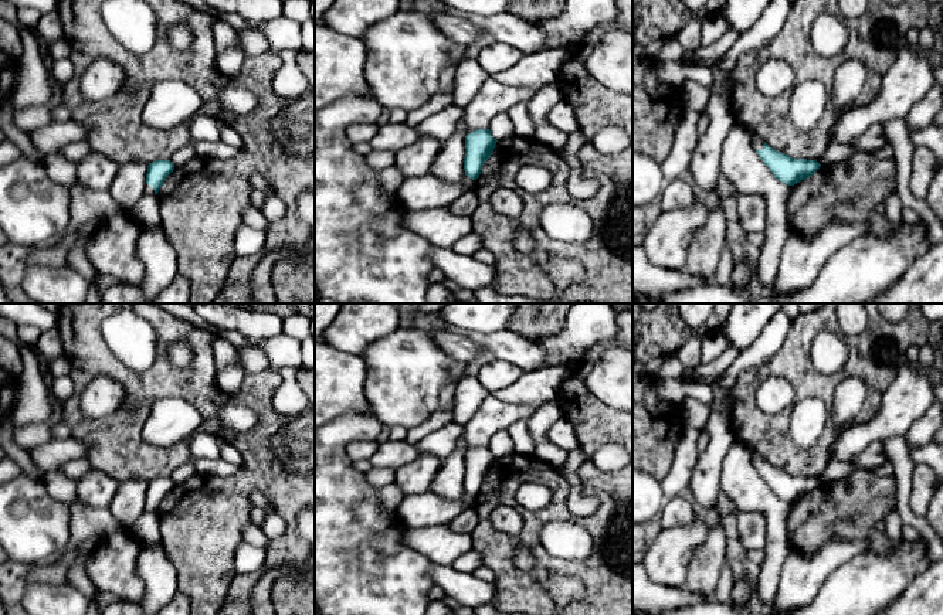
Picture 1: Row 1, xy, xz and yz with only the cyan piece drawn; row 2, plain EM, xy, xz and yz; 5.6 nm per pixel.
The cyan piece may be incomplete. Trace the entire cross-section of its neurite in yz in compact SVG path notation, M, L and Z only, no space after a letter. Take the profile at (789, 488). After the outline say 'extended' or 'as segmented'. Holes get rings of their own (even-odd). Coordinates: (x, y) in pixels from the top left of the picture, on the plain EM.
M752 451L752 463L773 493L788 503L808 496L821 485L817 478L793 476L774 468L754 451Z; extended

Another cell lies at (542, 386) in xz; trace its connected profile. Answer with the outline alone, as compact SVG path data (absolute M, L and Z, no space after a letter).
M552 366L533 373L525 373L515 384L508 388L492 393L503 402L516 405L536 405L556 400L557 393L570 376L570 366Z

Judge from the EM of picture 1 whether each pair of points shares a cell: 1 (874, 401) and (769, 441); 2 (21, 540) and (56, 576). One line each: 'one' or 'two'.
1: one
2: two

